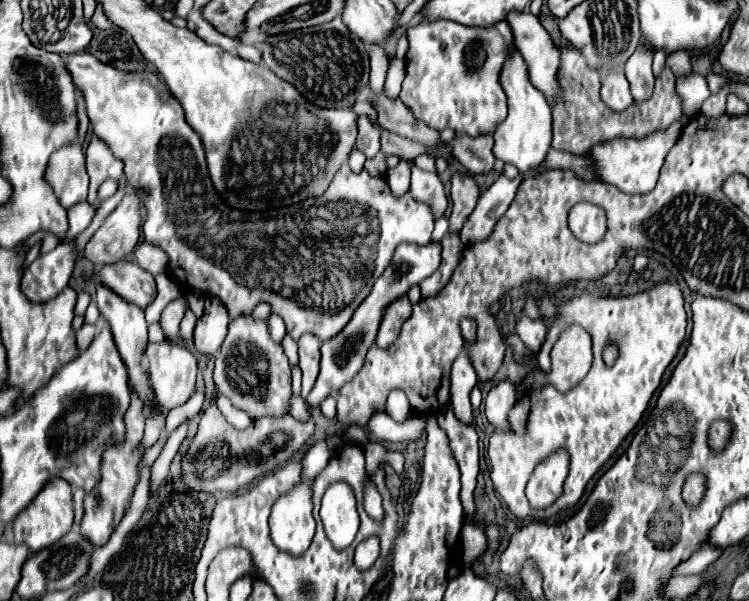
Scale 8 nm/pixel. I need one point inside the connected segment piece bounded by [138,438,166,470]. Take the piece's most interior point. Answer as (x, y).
(150, 455)

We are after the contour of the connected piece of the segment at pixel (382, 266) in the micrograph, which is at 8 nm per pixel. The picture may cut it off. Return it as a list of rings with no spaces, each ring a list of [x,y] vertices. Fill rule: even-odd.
[[[88,52],[62,54],[62,62],[66,72],[72,76],[76,90],[84,94],[92,132],[124,162],[128,184],[132,188],[148,190],[144,204],[146,222],[142,226],[144,240],[162,248],[170,256],[170,272],[182,282],[182,286],[222,298],[230,318],[244,312],[250,314],[260,302],[268,302],[272,304],[272,312],[284,318],[286,330],[294,340],[306,332],[312,332],[326,342],[342,332],[350,322],[354,310],[364,302],[364,298],[372,292],[374,282],[388,268],[398,244],[422,240],[418,245],[423,246],[430,242],[434,230],[434,214],[430,204],[414,200],[410,192],[404,196],[394,196],[386,176],[370,176],[366,170],[352,174],[346,164],[340,166],[328,190],[318,198],[306,198],[298,204],[264,214],[236,214],[228,208],[220,208],[224,204],[216,196],[208,178],[200,136],[186,124],[180,102],[156,74],[118,72],[112,66],[98,62]],[[354,202],[372,206],[374,214],[370,214],[370,208],[354,208]]]

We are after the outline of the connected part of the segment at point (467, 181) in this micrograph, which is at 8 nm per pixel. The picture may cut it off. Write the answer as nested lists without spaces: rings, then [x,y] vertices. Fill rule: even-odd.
[[[456,174],[452,176],[452,214],[450,214],[450,234],[456,234],[462,230],[464,222],[468,216],[474,212],[478,198],[480,198],[480,188],[474,182],[474,178],[466,178],[466,174]]]

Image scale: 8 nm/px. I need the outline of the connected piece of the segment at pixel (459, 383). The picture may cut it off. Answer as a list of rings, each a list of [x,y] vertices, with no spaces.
[[[464,350],[452,364],[452,374],[450,374],[452,386],[450,386],[450,404],[454,408],[454,414],[462,422],[472,420],[472,406],[470,406],[470,390],[478,384],[476,370],[468,358],[468,352]]]

